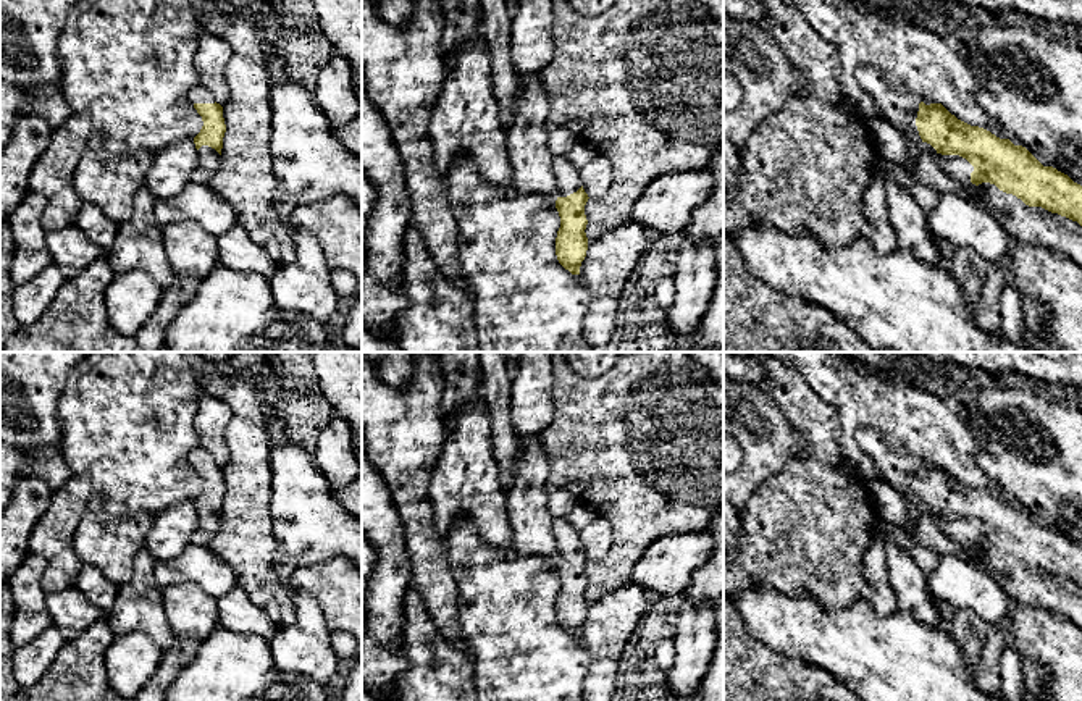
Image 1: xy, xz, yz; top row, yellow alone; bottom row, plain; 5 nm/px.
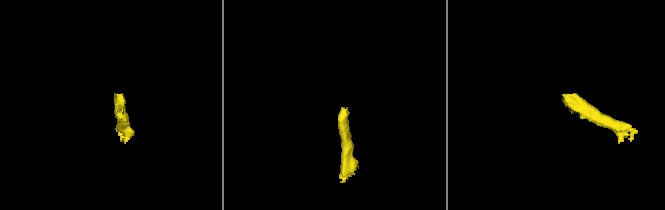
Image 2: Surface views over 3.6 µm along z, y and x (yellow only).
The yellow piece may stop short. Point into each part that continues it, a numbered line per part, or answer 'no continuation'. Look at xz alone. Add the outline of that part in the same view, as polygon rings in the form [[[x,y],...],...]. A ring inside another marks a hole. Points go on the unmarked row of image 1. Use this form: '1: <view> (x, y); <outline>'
1: xz (567, 540); [[[567,517],[554,518],[552,533],[559,559],[567,559],[581,549],[580,531],[573,528]]]

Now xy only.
1: xy (209, 520); [[[202,507],[197,512],[197,530],[194,531],[191,543],[195,546],[205,546],[208,548],[212,538],[216,535],[218,527],[220,527],[220,515],[208,509]]]

